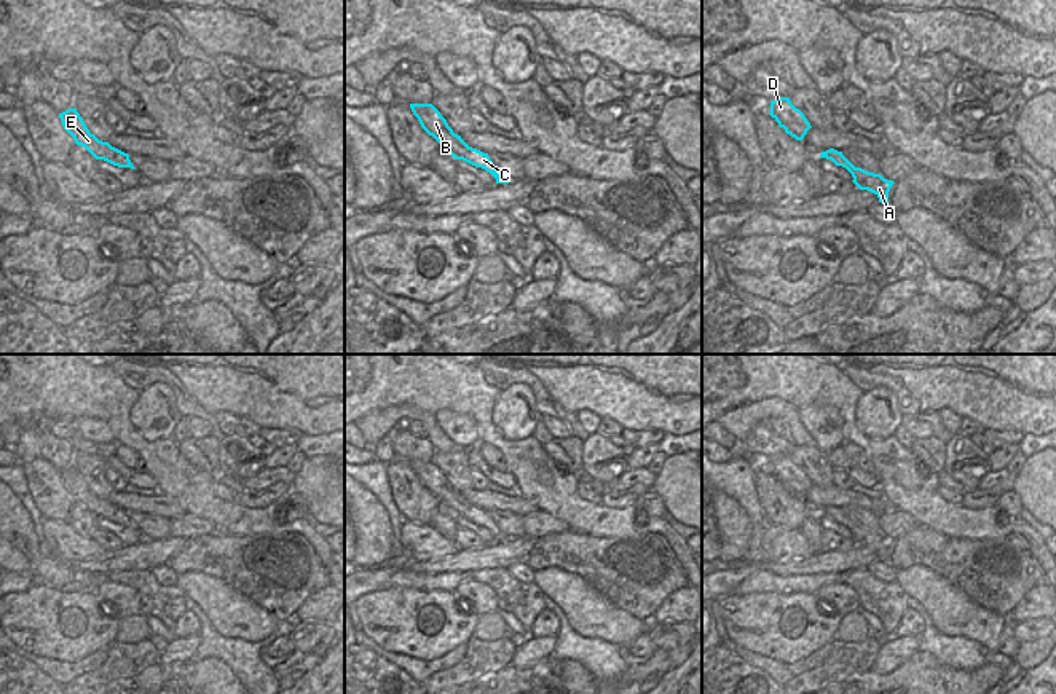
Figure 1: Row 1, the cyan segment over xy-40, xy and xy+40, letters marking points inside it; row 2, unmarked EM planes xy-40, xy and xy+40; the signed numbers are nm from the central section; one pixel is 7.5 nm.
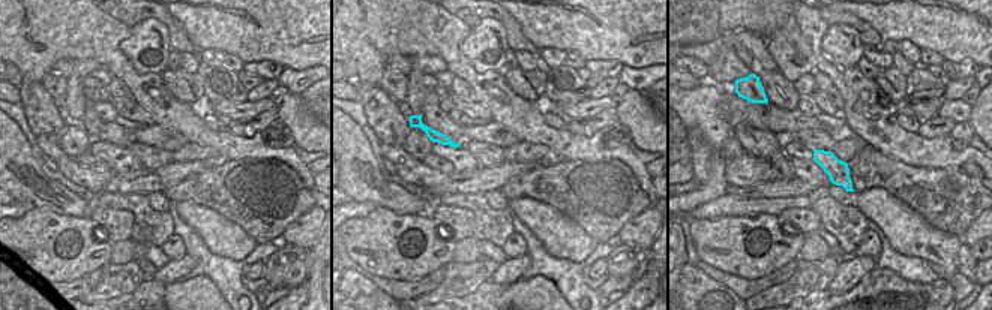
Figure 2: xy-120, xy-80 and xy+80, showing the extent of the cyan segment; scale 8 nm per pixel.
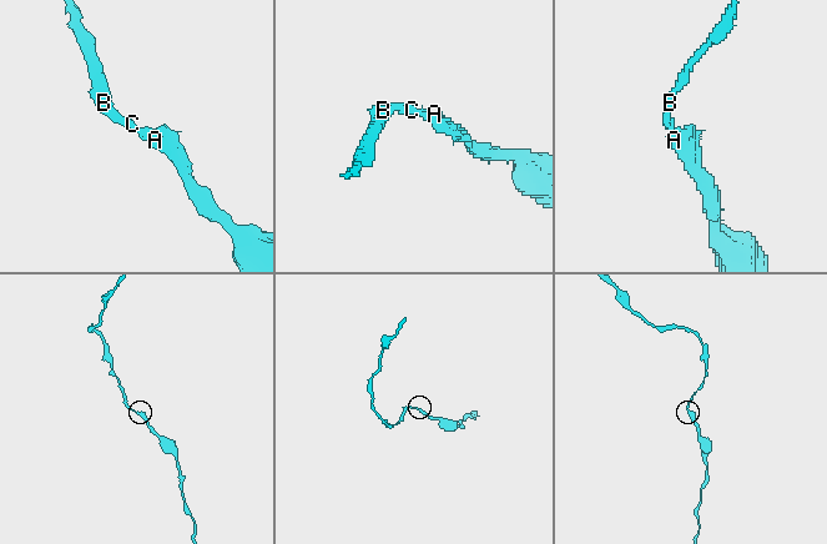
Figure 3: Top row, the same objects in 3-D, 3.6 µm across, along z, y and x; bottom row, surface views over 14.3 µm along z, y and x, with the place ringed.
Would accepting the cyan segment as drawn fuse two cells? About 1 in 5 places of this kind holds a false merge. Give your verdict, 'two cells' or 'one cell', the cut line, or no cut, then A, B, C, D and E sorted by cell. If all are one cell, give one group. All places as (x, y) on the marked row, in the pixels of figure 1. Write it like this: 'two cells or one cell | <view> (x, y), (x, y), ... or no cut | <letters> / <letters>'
one cell | no cut | A B C D E

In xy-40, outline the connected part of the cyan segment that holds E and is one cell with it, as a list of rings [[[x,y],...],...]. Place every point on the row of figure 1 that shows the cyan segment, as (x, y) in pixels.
[[[69,108],[59,113],[59,118],[75,144],[85,147],[96,160],[104,160],[118,168],[136,169],[128,153],[112,147],[108,142],[99,140],[89,132],[77,108]]]

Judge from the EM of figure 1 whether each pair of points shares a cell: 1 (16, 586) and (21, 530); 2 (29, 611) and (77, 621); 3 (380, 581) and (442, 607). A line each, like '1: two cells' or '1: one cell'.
1: two cells
2: one cell
3: two cells

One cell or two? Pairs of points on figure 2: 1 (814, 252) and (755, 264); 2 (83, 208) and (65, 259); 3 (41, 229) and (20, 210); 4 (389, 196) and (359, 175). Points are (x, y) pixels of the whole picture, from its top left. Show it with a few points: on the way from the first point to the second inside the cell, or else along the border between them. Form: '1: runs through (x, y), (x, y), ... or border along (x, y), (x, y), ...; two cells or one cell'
1: border along (805, 234), (805, 241), (796, 258); two cells
2: border along (45, 208), (60, 214), (90, 216); two cells
3: border along (33, 208), (15, 220); two cells
4: runs through (381, 192), (366, 183); one cell

